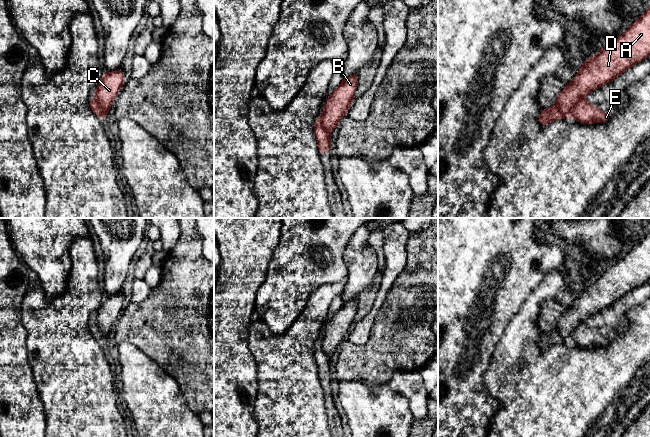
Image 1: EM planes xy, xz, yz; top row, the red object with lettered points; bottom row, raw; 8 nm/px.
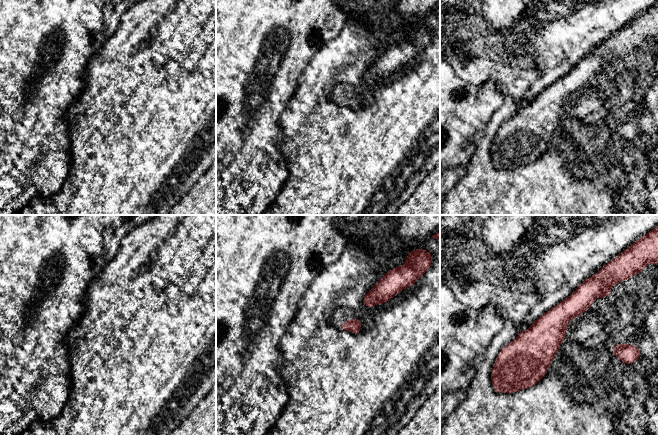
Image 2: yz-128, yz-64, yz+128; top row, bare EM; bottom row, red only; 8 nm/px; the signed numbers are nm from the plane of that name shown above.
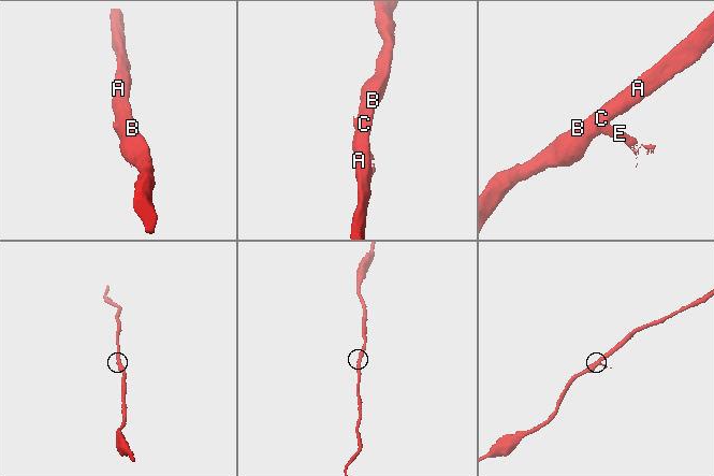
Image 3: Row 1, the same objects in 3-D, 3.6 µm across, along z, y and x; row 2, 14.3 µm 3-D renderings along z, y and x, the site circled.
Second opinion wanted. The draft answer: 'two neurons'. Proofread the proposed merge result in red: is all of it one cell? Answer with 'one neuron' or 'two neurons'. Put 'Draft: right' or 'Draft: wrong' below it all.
two neurons
Draft: right

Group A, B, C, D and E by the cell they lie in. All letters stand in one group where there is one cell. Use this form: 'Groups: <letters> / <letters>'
Groups: A B C D / E

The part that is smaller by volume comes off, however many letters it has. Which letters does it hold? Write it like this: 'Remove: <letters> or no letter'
Remove: E

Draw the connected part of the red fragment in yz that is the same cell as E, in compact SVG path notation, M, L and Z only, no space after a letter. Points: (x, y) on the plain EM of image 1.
M583 322L572 331L570 341L580 347L595 348L609 345L611 339Z

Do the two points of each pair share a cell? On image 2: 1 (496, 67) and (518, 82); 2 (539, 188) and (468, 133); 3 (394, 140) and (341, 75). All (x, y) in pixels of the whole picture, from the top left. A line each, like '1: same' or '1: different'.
1: same
2: different
3: same

